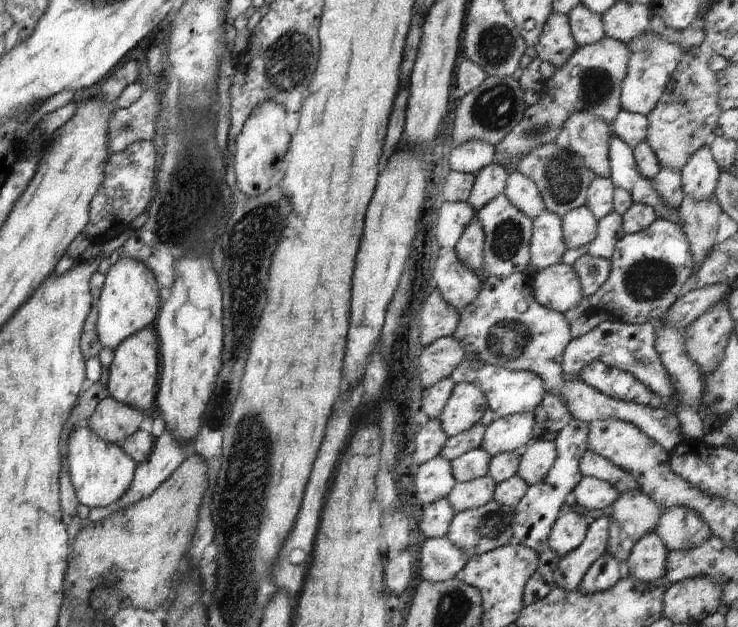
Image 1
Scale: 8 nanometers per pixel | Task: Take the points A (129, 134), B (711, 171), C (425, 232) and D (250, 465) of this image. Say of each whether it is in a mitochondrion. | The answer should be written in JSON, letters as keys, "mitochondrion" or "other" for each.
{"A":"other","B":"other","C":"other","D":"mitochondrion"}

